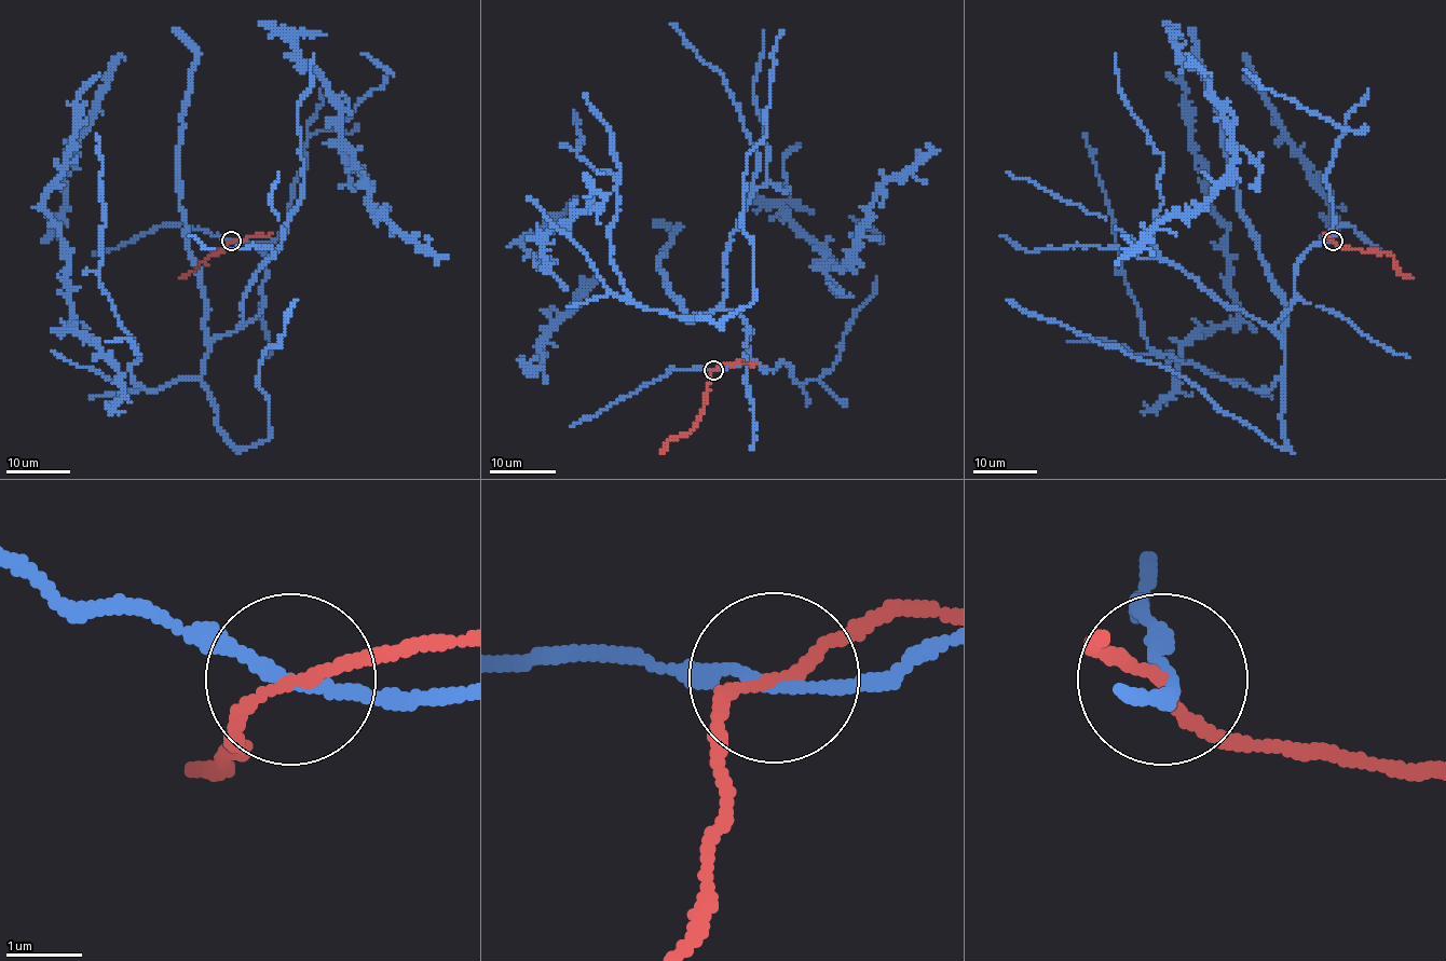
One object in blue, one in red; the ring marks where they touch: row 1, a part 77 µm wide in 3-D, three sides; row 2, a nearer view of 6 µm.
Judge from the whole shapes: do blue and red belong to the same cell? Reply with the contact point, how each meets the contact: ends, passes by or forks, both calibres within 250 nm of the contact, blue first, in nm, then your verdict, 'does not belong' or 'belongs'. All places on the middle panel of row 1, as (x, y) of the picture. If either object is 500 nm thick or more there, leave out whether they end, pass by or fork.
place (713, 370); blue passes by; red passes by; calibres 160 and 130 nm; does not belong

